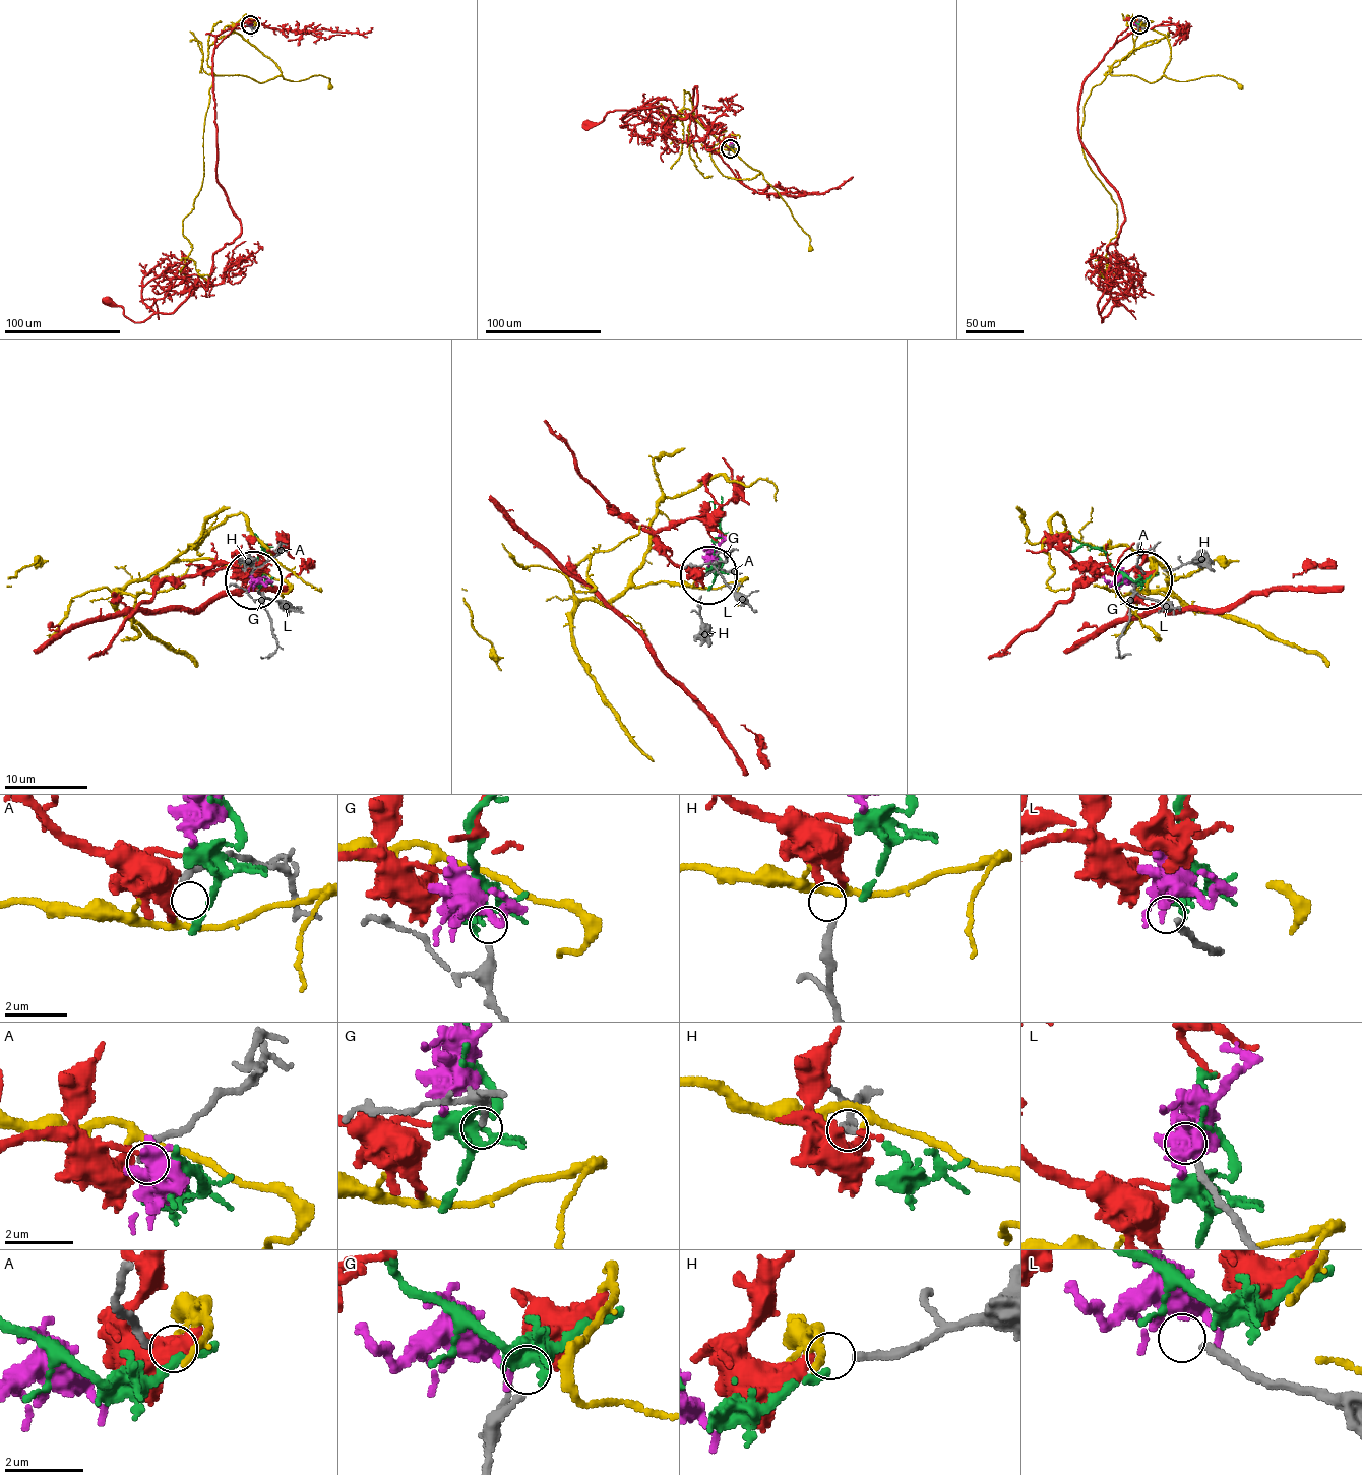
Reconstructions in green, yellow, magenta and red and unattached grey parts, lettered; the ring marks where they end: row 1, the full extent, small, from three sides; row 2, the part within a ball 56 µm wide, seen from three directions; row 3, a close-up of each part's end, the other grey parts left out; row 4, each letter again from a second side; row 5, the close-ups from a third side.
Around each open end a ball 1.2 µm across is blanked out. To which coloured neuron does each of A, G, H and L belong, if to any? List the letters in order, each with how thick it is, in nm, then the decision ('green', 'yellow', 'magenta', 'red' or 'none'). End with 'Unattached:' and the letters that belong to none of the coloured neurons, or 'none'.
A: calibre 200 nm; none
G: calibre 200 nm; none
H: calibre 200 nm; red
L: calibre 200 nm; none
Unattached: A, G, L

